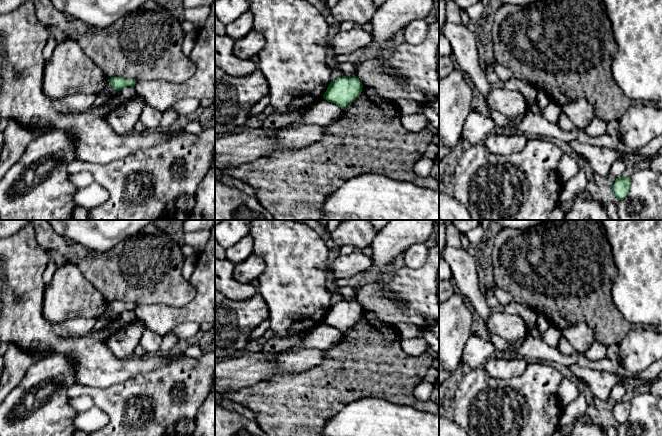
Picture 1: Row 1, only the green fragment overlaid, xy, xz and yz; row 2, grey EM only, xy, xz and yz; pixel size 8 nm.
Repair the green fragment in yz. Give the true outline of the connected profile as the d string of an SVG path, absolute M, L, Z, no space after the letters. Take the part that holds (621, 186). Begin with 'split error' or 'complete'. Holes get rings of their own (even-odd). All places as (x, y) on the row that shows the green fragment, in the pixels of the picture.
complete | M625 176L616 178L612 189L618 200L626 198L630 190L630 178Z

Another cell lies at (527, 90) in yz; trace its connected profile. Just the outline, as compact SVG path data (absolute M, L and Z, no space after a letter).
M514 77L511 78L504 82L504 88L519 92L526 99L527 103L537 99L538 91L531 84L520 79L516 79Z

